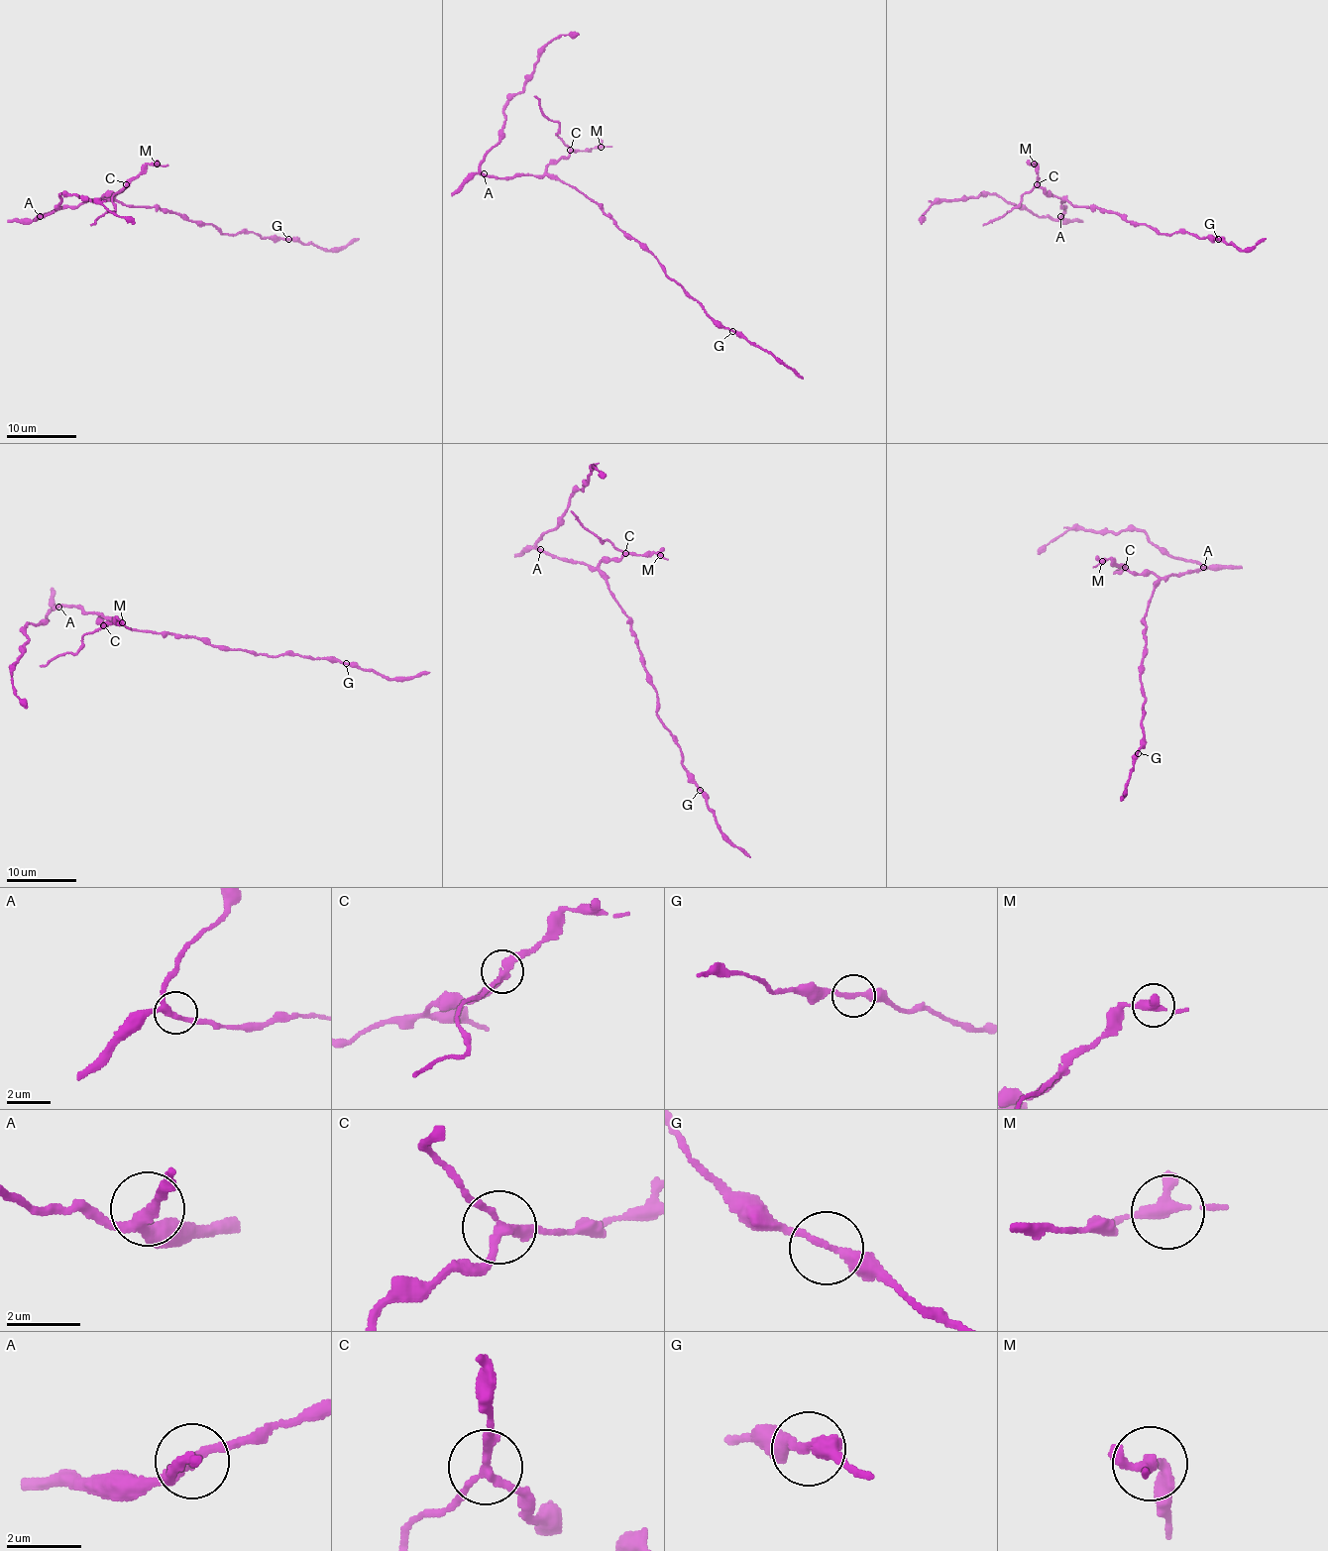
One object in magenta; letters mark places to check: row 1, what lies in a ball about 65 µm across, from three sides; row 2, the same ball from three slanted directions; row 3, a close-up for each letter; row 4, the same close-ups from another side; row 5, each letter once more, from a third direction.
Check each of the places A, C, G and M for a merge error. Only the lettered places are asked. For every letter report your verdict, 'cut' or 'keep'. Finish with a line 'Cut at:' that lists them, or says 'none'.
A: keep
C: cut
G: keep
M: keep
Cut at: C

